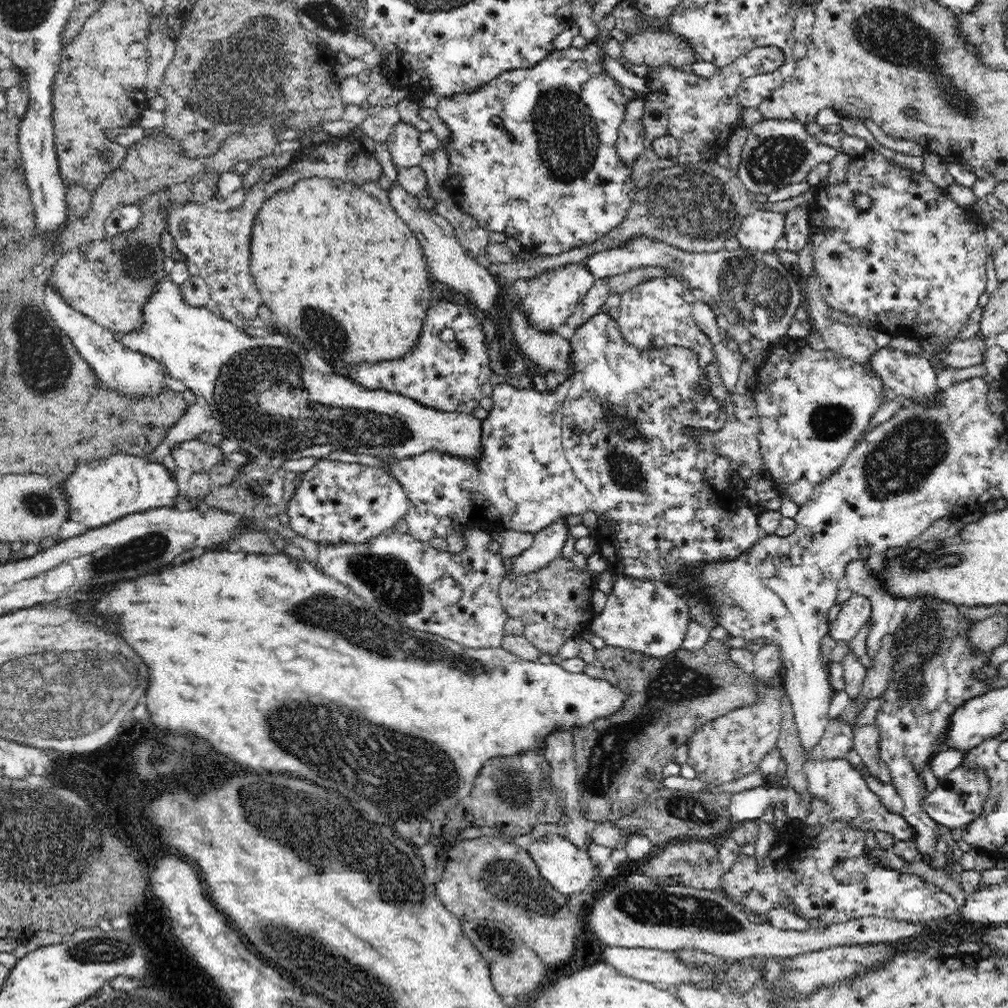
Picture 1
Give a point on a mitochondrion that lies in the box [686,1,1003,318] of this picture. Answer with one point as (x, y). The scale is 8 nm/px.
(891, 35)

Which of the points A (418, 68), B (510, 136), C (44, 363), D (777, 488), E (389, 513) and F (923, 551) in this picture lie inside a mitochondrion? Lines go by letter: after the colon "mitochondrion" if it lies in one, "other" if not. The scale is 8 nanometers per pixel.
A: other
B: mitochondrion
C: mitochondrion
D: other
E: other
F: other

